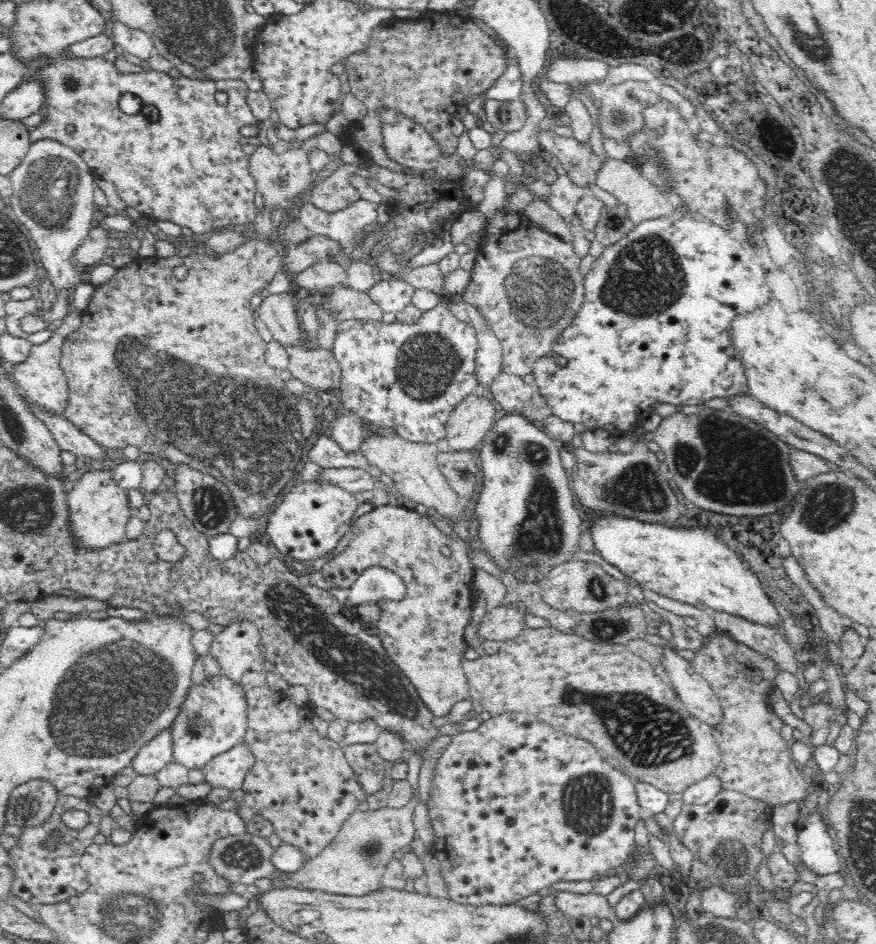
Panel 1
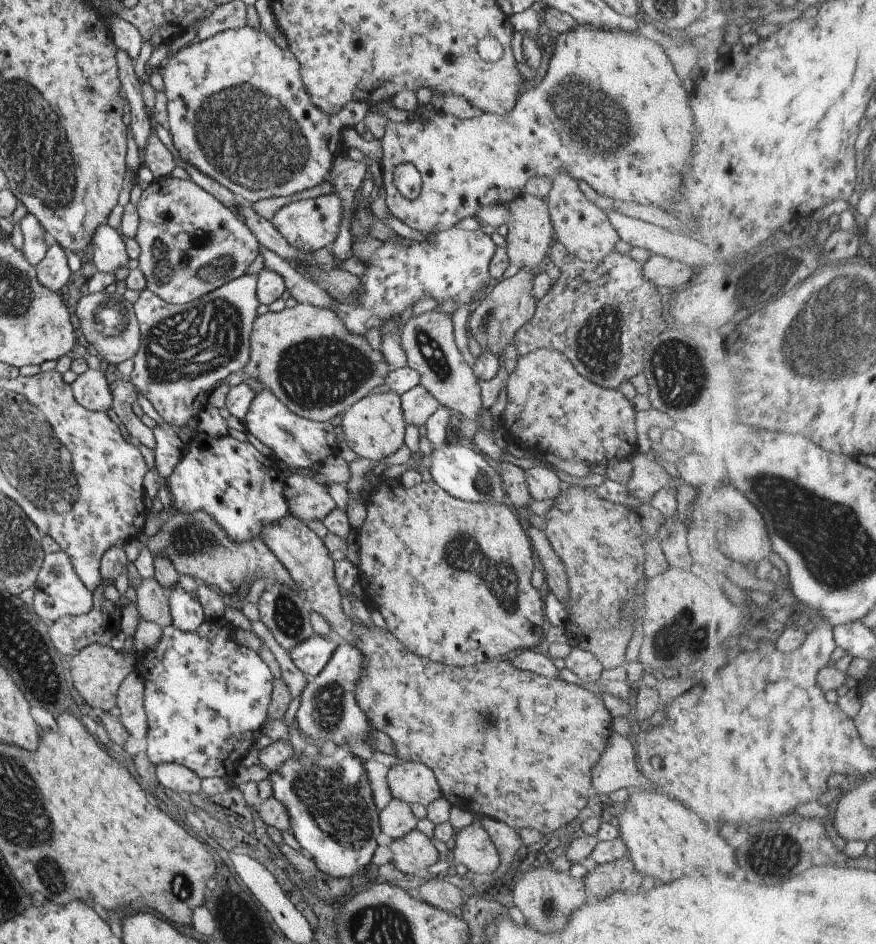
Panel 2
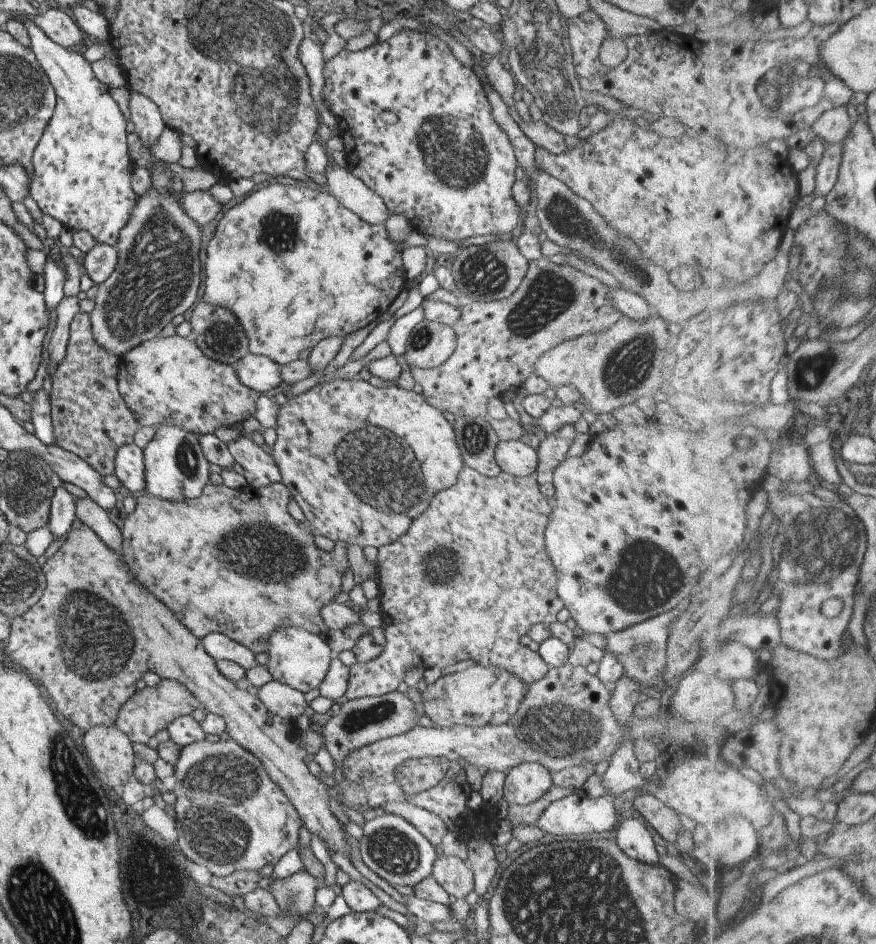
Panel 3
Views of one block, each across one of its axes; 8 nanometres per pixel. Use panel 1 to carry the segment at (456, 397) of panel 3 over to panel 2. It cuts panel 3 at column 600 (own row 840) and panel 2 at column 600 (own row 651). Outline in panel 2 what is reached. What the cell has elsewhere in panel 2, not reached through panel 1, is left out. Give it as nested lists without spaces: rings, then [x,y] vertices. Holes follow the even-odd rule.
[[[556,171],[552,177],[552,186],[547,194],[548,212],[554,241],[558,241],[571,254],[583,263],[601,263],[613,250],[618,237],[610,226],[606,214],[579,191],[577,182],[567,171]]]

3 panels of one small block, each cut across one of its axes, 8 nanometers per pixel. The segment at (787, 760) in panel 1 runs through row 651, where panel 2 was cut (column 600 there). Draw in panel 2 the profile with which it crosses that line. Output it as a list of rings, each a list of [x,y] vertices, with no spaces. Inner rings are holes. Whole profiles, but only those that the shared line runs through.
[[[285,516],[276,524],[268,525],[261,530],[259,534],[260,540],[265,544],[265,547],[277,558],[277,561],[282,564],[283,569],[288,573],[291,581],[294,581],[296,588],[300,591],[302,598],[309,604],[310,611],[318,613],[323,620],[329,625],[331,631],[340,635],[344,641],[347,641],[351,647],[354,647],[363,658],[365,663],[362,664],[362,671],[358,677],[358,683],[354,687],[354,700],[361,710],[361,713],[366,717],[367,723],[374,729],[389,737],[393,743],[395,753],[393,756],[401,759],[401,761],[418,761],[424,766],[427,766],[433,772],[435,781],[437,782],[440,797],[449,802],[453,808],[468,811],[471,814],[480,816],[487,816],[488,818],[502,821],[506,823],[511,829],[532,829],[539,832],[541,836],[552,832],[559,828],[559,826],[568,824],[573,818],[576,818],[578,813],[584,808],[585,802],[590,797],[589,787],[591,786],[590,769],[595,765],[599,759],[604,745],[608,740],[608,735],[611,732],[612,718],[602,704],[601,698],[593,691],[588,692],[580,686],[568,684],[558,680],[558,678],[546,678],[530,671],[521,671],[514,668],[511,658],[490,659],[480,664],[469,667],[453,667],[442,663],[435,663],[431,660],[419,657],[418,655],[408,652],[403,646],[392,638],[392,635],[386,631],[381,630],[375,626],[365,626],[360,621],[359,624],[351,622],[343,613],[341,608],[341,598],[334,576],[334,561],[330,558],[329,552],[325,549],[323,542],[319,539],[313,531],[305,526],[305,522],[293,516]]]

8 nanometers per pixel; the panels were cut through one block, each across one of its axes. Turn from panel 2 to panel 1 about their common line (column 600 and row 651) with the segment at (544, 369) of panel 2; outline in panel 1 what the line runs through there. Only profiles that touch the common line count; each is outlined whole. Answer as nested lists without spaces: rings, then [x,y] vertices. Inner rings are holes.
[[[377,504],[375,508],[356,520],[354,535],[345,550],[328,561],[320,570],[324,578],[342,589],[350,588],[358,574],[368,566],[383,566],[399,574],[407,588],[407,595],[401,602],[382,601],[379,606],[383,615],[375,624],[377,638],[388,652],[392,661],[402,670],[416,688],[420,700],[434,717],[446,717],[454,704],[470,699],[470,686],[462,669],[463,654],[468,647],[464,629],[472,618],[474,588],[472,586],[471,561],[467,547],[462,539],[446,537],[430,520],[430,517],[417,511],[393,505]],[[450,547],[450,554],[444,554],[442,548]]]

